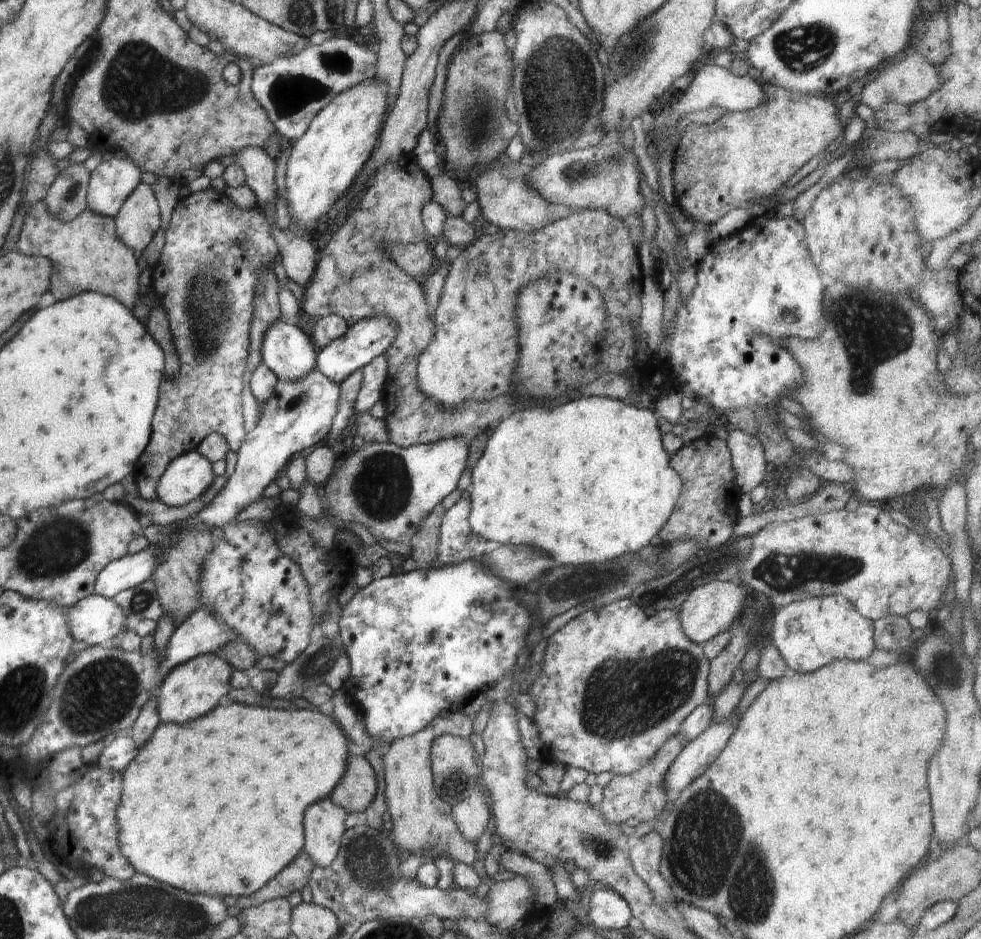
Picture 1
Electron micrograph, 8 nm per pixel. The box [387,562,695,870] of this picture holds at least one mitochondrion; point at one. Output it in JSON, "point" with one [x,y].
{"point":[603,848]}

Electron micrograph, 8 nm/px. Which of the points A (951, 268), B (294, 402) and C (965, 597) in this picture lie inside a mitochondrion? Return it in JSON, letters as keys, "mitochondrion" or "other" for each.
{"A":"other","B":"mitochondrion","C":"other"}

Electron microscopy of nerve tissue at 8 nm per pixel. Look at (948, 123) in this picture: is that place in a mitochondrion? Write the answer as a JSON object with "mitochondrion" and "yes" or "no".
{"mitochondrion":"no"}

